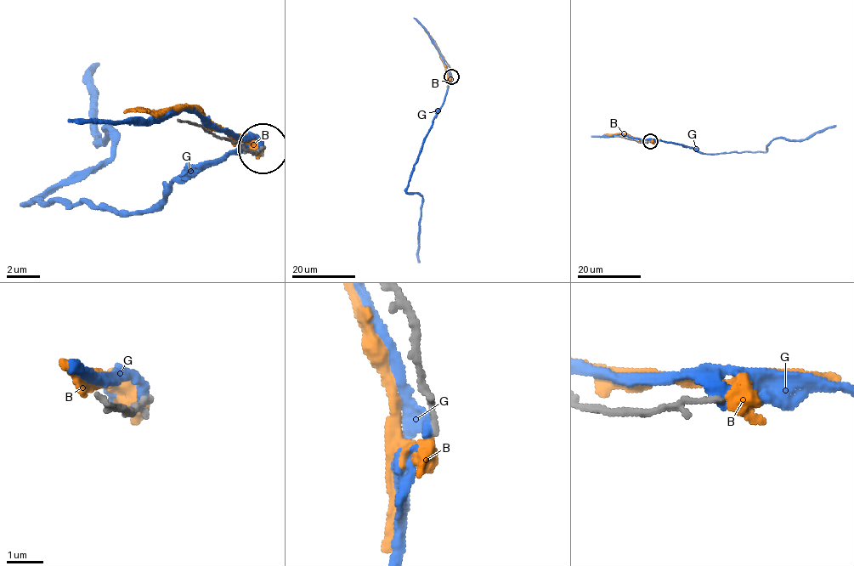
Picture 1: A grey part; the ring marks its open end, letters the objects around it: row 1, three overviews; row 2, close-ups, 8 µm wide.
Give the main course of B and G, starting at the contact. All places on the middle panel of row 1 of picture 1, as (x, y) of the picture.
B: (451, 77), (448, 76), (437, 44), (424, 30)
G: (451, 76), (443, 104), (424, 140), (406, 189), (407, 193), (418, 193), (421, 196), (419, 262)

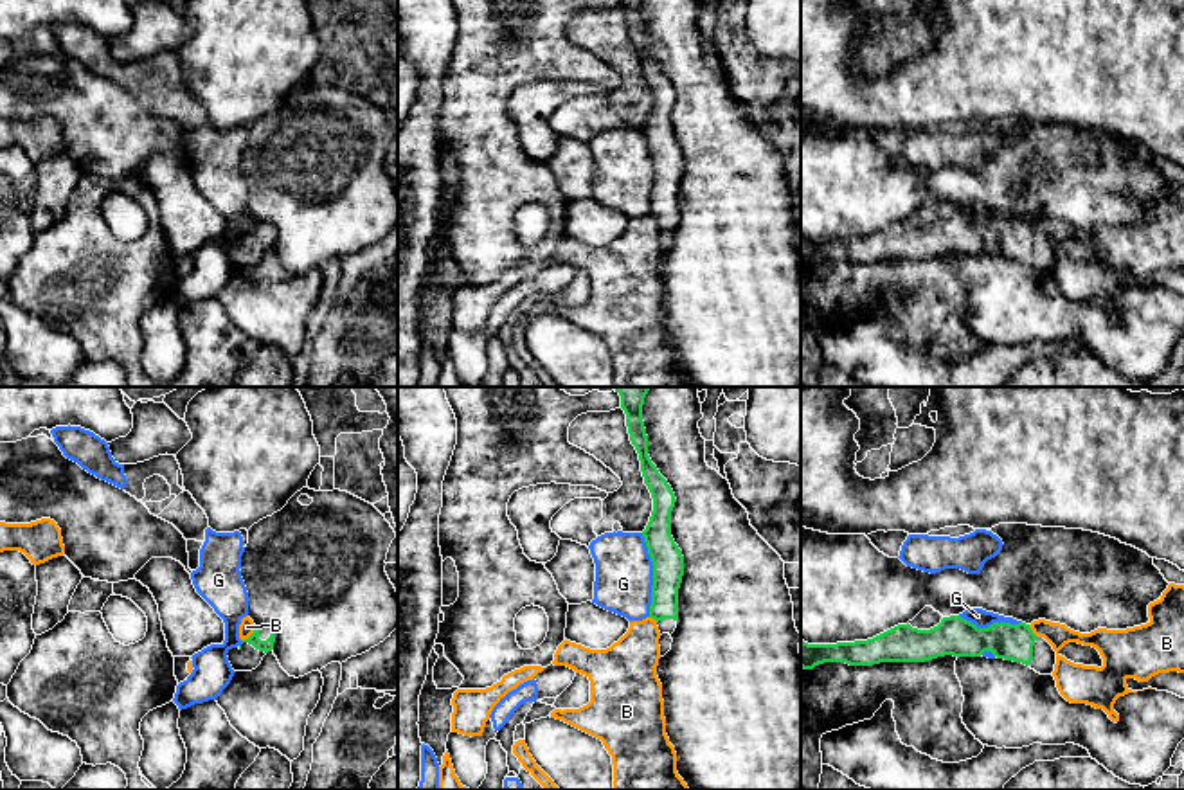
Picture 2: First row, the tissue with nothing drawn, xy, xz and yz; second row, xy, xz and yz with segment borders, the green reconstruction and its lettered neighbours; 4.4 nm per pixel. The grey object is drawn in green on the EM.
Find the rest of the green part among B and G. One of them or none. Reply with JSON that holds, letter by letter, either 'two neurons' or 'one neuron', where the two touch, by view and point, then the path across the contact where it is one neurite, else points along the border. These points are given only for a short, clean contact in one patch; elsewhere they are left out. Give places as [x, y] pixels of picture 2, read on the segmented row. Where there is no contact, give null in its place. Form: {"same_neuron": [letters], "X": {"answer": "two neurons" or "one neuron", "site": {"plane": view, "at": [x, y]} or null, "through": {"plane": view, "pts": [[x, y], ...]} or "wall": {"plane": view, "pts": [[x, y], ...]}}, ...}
{"same_neuron": [], "B": {"answer": "two neurons", "site": {"plane": "xy", "at": [252, 634]}, "wall": {"plane": "xy", "pts": [[256, 627], [243, 641]]}}, "G": {"answer": "two neurons", "site": {"plane": "xz", "at": [654, 574]}, "wall": {"plane": "xz", "pts": [[641, 533], [652, 564], [650, 616]]}}}

